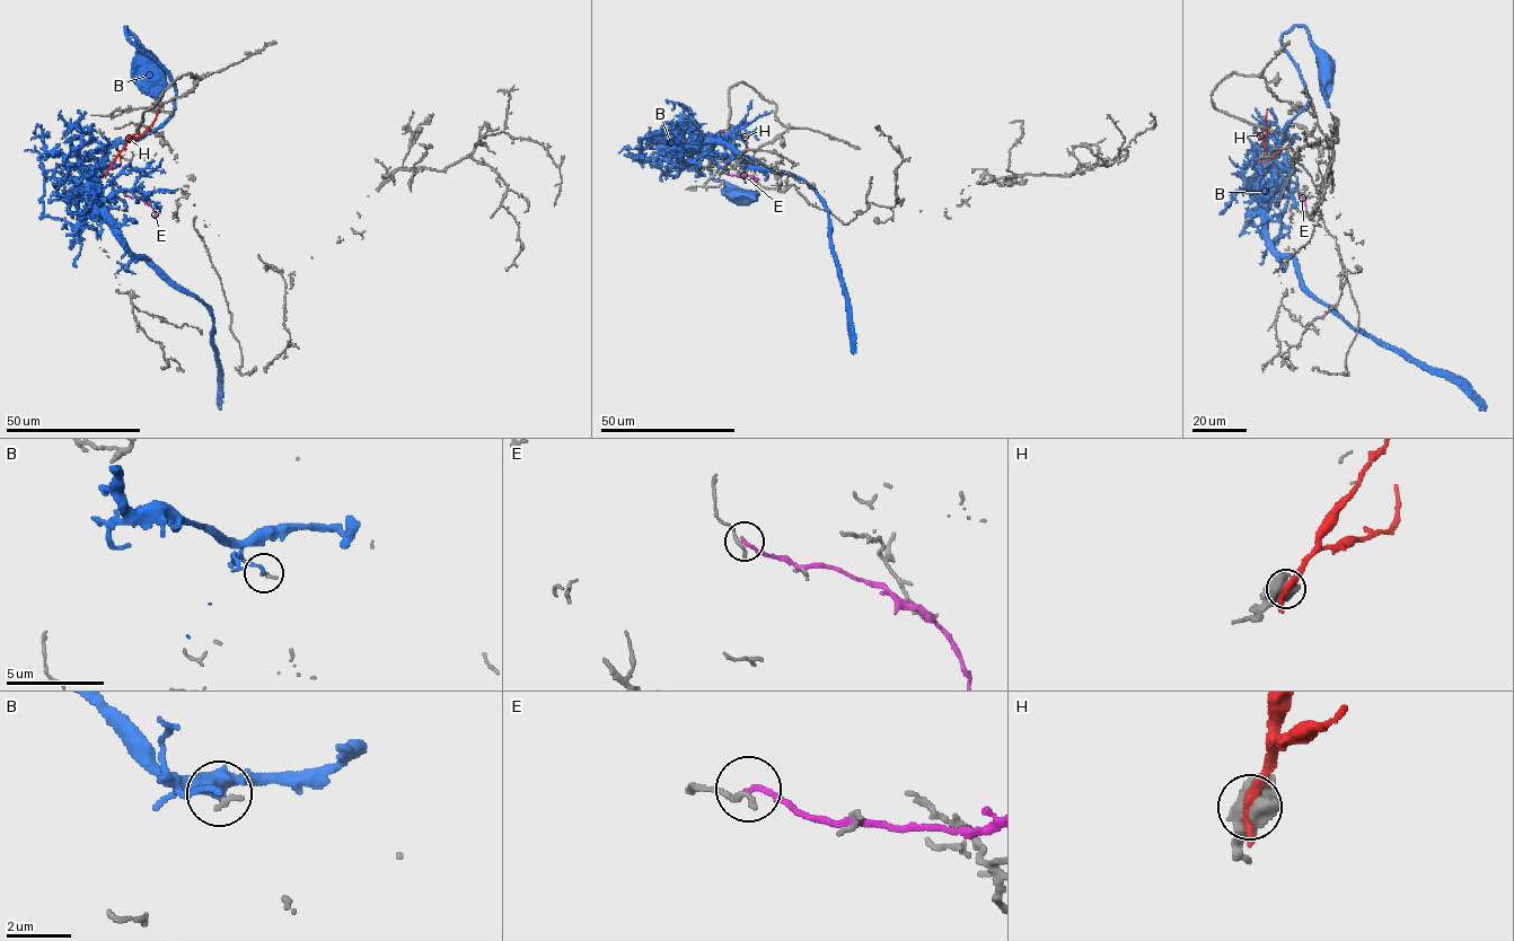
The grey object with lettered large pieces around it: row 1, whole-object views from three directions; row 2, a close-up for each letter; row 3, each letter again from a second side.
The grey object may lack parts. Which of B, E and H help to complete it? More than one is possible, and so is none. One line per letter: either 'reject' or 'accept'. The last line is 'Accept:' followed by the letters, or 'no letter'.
B: reject
E: reject
H: reject
Accept: no letter

